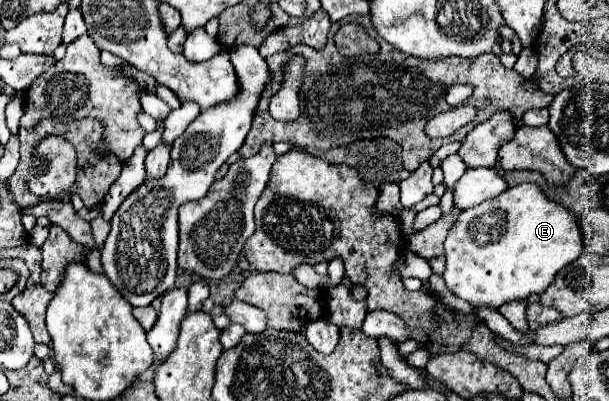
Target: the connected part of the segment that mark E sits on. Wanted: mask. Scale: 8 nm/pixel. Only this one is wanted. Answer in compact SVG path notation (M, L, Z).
M522 183L494 199L488 199L476 207L464 209L452 225L446 241L446 273L444 281L452 293L470 301L474 307L488 305L498 309L514 299L528 299L544 291L556 273L582 255L586 249L586 235L582 221L562 203L548 199L536 183Z

